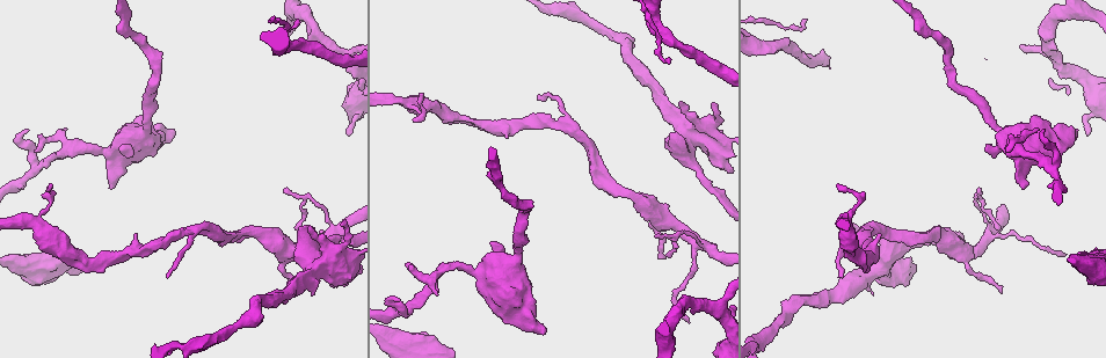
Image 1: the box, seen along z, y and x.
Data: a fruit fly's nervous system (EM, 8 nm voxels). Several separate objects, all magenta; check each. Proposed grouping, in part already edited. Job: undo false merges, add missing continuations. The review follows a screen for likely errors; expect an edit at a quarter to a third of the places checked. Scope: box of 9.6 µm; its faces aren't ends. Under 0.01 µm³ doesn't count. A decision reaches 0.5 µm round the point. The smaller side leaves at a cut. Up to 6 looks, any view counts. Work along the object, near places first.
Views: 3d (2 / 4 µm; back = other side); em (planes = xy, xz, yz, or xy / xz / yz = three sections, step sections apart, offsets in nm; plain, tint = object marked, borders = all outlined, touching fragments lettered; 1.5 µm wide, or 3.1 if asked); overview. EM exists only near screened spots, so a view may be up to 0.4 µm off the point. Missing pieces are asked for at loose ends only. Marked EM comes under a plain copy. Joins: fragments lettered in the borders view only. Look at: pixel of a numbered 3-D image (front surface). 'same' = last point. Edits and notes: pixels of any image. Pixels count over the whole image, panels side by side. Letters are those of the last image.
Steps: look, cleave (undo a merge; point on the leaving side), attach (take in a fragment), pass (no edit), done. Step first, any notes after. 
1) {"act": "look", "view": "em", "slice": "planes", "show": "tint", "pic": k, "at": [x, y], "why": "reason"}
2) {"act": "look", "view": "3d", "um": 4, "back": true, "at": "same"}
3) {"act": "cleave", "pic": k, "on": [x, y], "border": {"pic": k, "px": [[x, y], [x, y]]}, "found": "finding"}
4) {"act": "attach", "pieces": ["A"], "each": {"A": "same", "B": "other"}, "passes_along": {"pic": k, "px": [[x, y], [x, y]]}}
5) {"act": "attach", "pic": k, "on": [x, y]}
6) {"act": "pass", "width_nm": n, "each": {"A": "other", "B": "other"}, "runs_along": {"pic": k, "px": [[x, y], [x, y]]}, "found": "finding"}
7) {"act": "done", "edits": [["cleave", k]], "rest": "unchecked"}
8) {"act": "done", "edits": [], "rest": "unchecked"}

{"act": "look", "view": "em", "slice": "planes", "show": "borders", "pic": 1, "at": [343, 220], "why": "tapers out"}

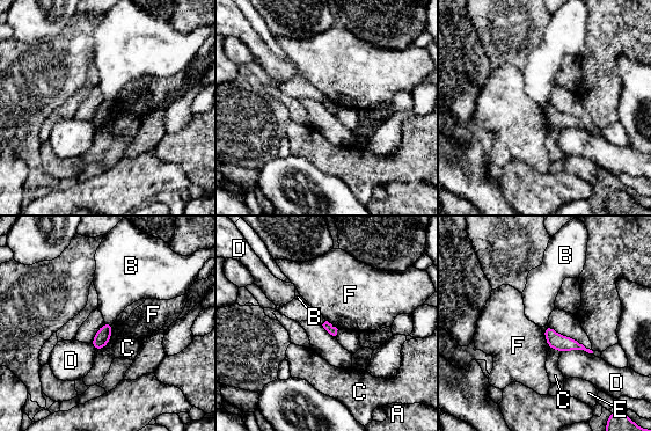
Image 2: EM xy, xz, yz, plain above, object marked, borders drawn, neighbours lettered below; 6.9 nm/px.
{"act": "pass", "each": {"A": "other", "B": "other", "C": "other", "D": "other", "E": "other", "F": "other"}, "border": {"pic": 2, "px": [[104, 322], [112, 323]]}, "found": "no lettered fragment goes on from it"}

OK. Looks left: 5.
{"act": "look", "view": "3d", "um": 2, "back": true, "pic": 1, "at": [920, 245], "why": "sudden change in width"}

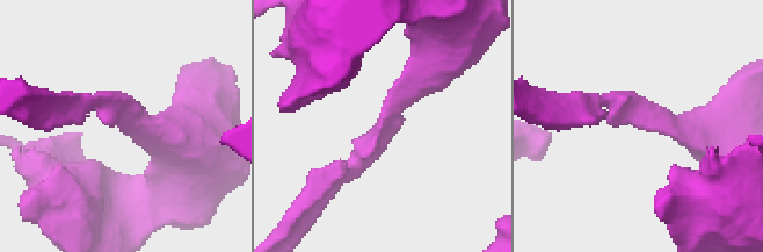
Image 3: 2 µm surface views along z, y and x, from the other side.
{"act": "look", "view": "em", "slice": "planes", "show": "borders", "pic": 3, "at": [648, 116]}

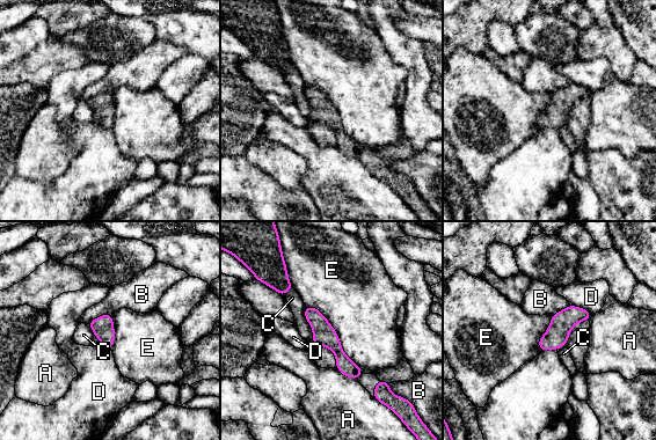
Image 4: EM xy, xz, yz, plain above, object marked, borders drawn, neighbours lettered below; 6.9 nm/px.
{"act": "pass", "each": {"A": "other", "B": "other", "C": "other", "D": "other", "E": "other"}, "runs_along": {"pic": 4, "px": [[307, 309], [356, 375]]}, "found": "one neuron here"}

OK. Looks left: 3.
{"act": "look", "view": "em", "slice": "xy", "step": 4, "show": "tint", "pic": 1, "at": [573, 129], "why": "a fork"}

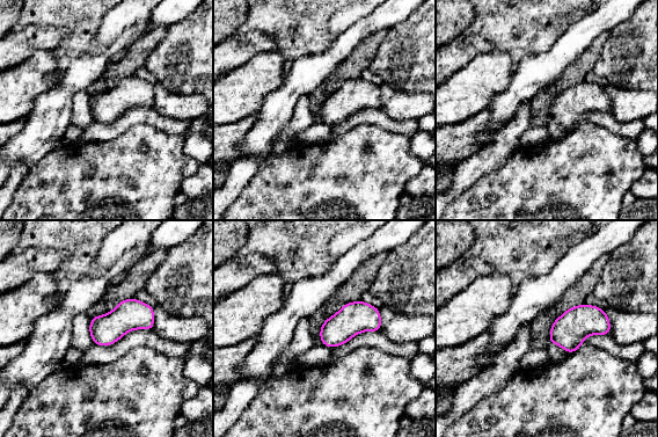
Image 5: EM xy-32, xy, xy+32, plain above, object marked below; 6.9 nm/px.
{"act": "look", "view": "em", "slice": "planes", "show": "borders", "at": "same"}

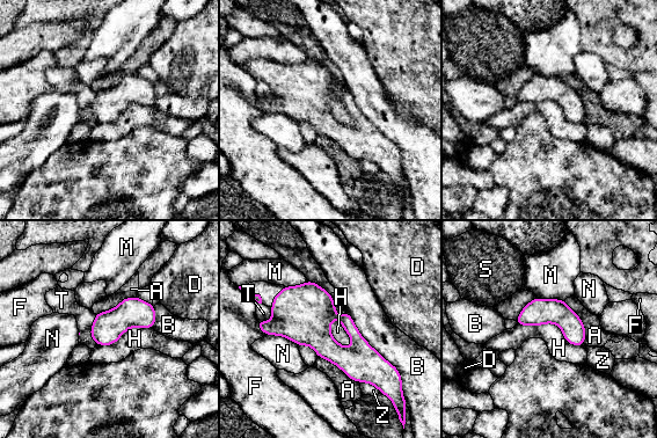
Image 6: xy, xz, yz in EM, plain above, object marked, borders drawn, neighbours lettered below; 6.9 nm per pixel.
{"act": "pass", "longest_contact_nm": ["B", 550], "each": {"A": "other", "B": "other", "D": "other", "F": "other", "H": "other", "M": "other", "N": "other", "S": "other", "T": "other", "Z": "other"}, "runs_along": {"pic": 6, "px": [[519, 320], [557, 316], [582, 342]]}, "found": "one neuron here"}

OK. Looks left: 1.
{"act": "done", "edits": [], "rest": "unchecked"}

